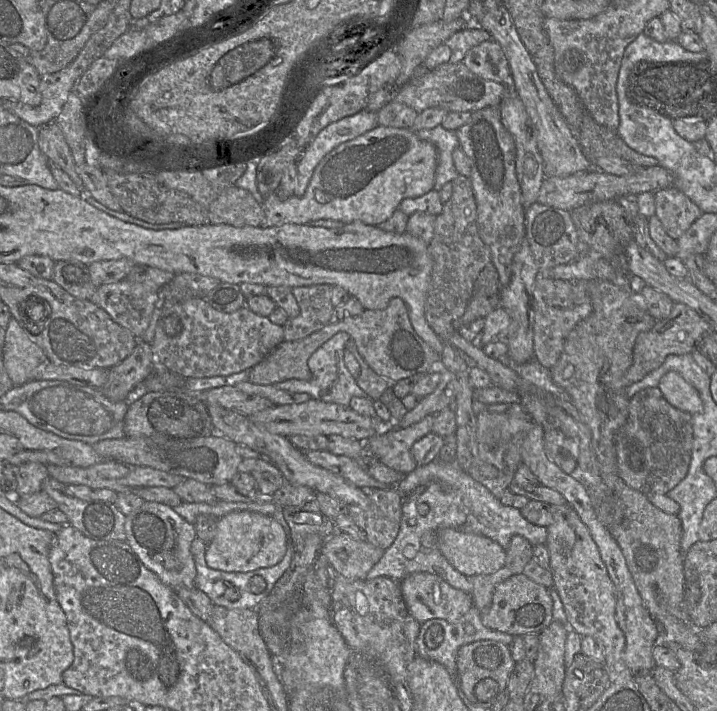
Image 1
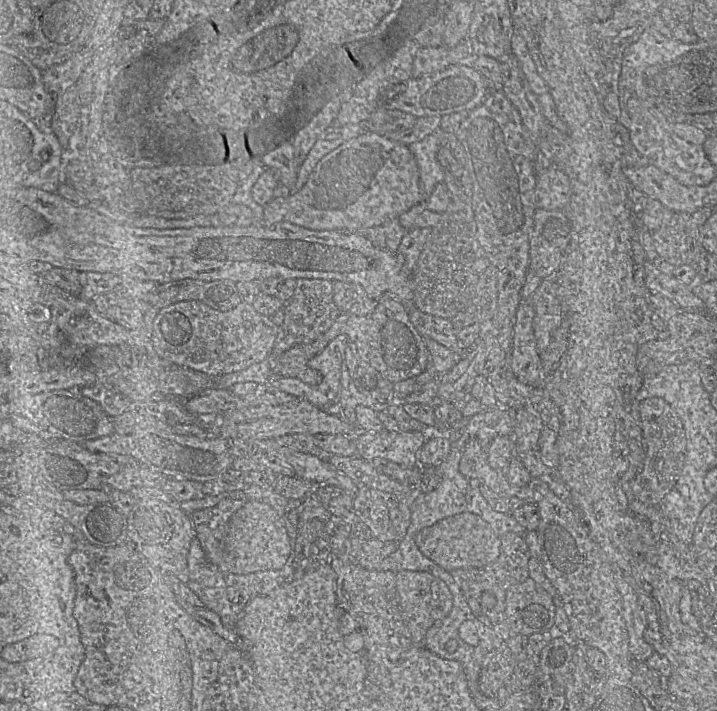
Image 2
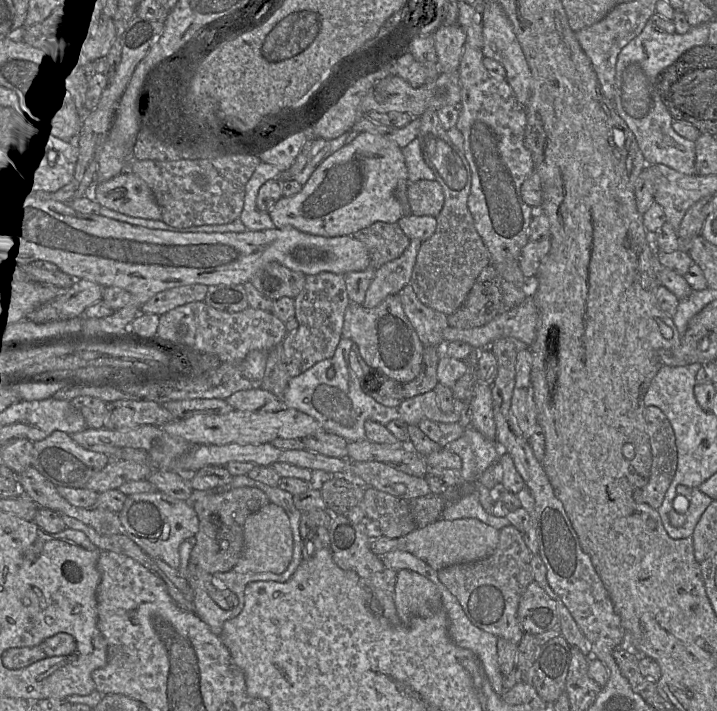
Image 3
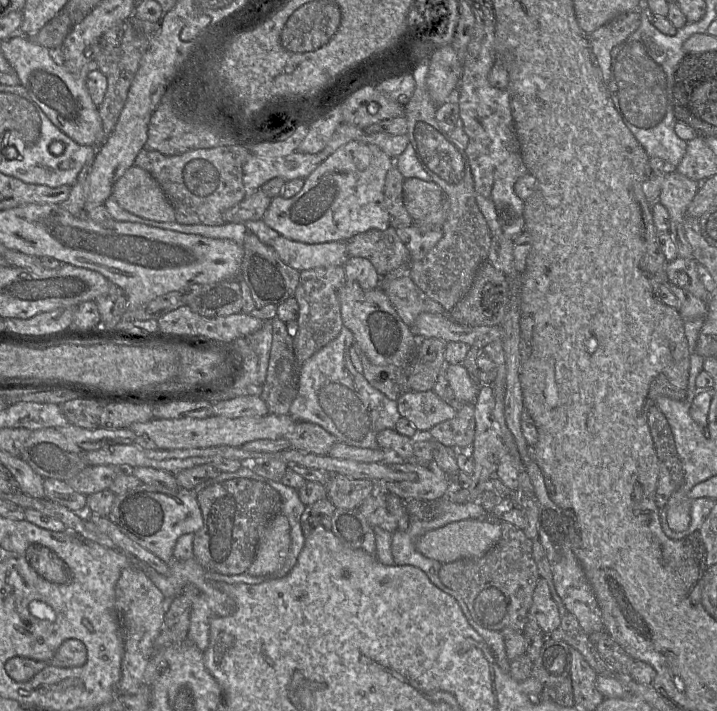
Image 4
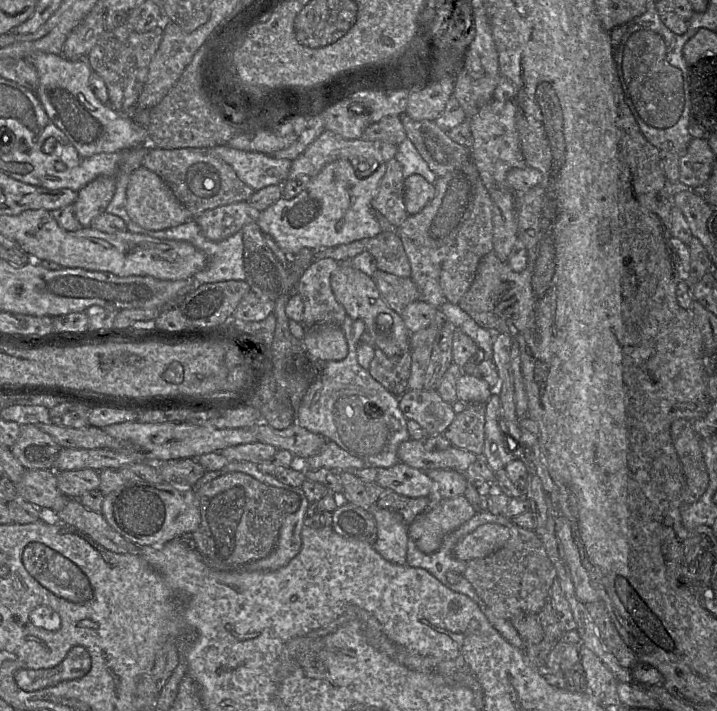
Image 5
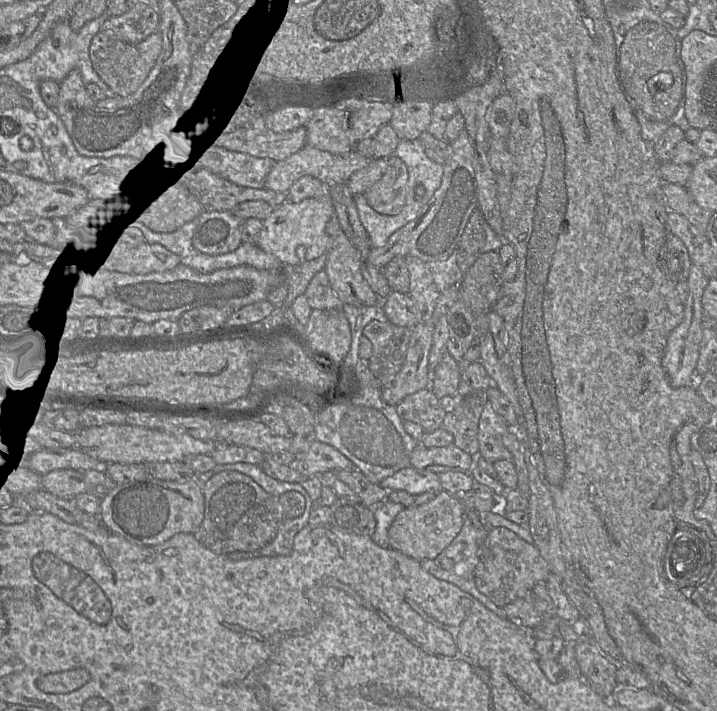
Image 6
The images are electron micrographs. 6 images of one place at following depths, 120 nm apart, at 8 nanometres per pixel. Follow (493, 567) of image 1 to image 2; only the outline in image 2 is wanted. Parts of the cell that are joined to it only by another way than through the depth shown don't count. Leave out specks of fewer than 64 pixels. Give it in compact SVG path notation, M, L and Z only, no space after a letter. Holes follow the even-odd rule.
M465 512L443 519L422 529L415 538L419 550L448 572L456 569L482 568L493 563L500 554L501 538L480 516Z

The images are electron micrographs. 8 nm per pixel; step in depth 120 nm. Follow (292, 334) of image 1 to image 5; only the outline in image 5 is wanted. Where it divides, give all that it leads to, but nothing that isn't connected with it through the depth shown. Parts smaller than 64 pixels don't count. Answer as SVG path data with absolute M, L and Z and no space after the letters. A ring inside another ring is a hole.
M332 258L313 262L301 275L296 290L304 305L302 324L305 328L318 324L342 326L346 310L331 289L331 275L340 265Z

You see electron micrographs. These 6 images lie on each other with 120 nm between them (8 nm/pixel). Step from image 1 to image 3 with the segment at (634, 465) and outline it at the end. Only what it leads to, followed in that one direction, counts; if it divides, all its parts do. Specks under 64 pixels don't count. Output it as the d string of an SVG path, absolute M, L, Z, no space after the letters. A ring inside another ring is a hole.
M654 405L645 406L644 418L652 453L652 465L647 484L636 489L633 498L658 509L671 484L678 465L675 434L667 416Z

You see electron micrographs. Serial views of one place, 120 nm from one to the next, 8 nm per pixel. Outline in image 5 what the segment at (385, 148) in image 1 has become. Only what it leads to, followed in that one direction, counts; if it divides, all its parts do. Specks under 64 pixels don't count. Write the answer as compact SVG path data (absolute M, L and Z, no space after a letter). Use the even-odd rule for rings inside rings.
M363 157L331 162L298 195L292 199L281 197L261 211L257 224L288 256L303 248L323 249L374 237L382 232L382 225L374 214L372 199L385 171L386 163Z

